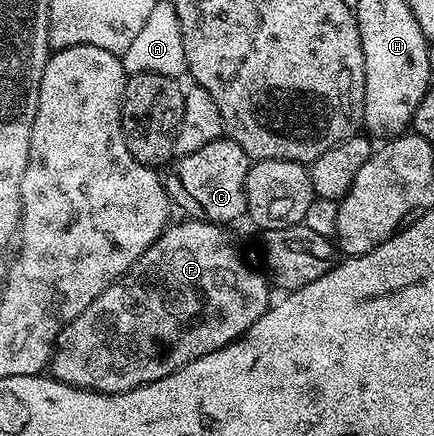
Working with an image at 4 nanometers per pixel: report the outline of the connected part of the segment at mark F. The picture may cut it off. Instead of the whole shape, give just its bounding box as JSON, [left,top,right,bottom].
[50,221,272,394]

